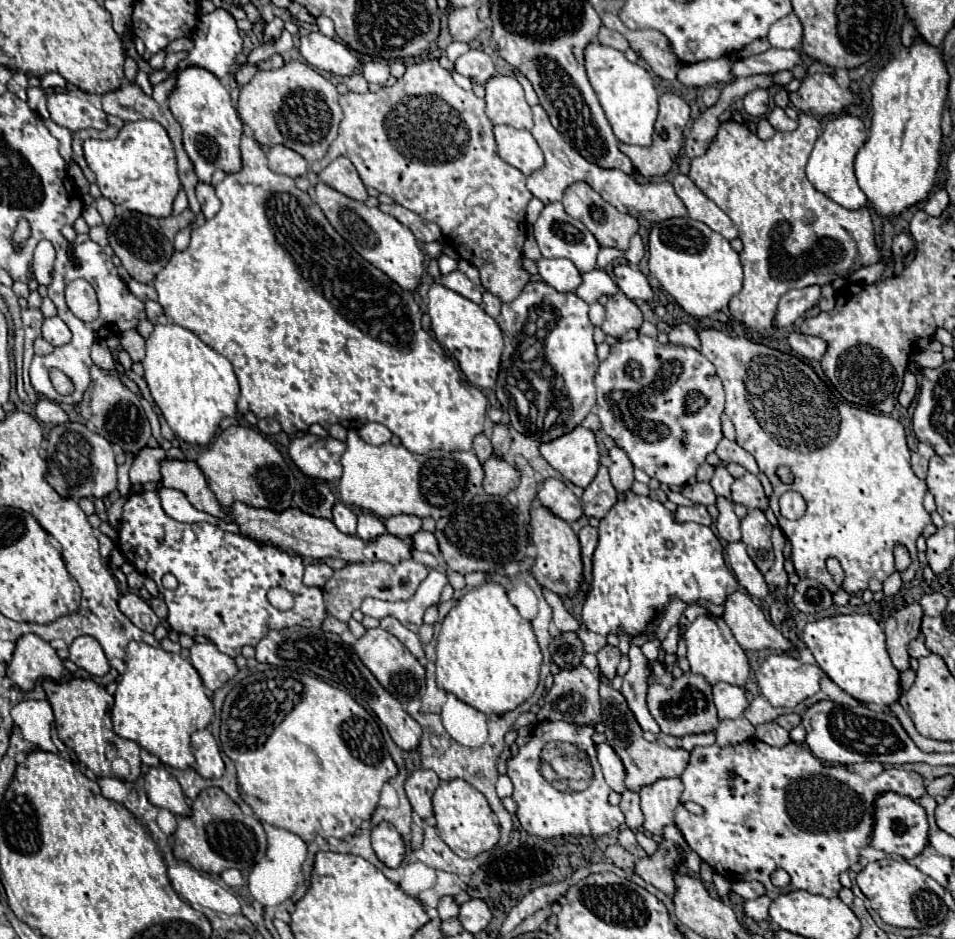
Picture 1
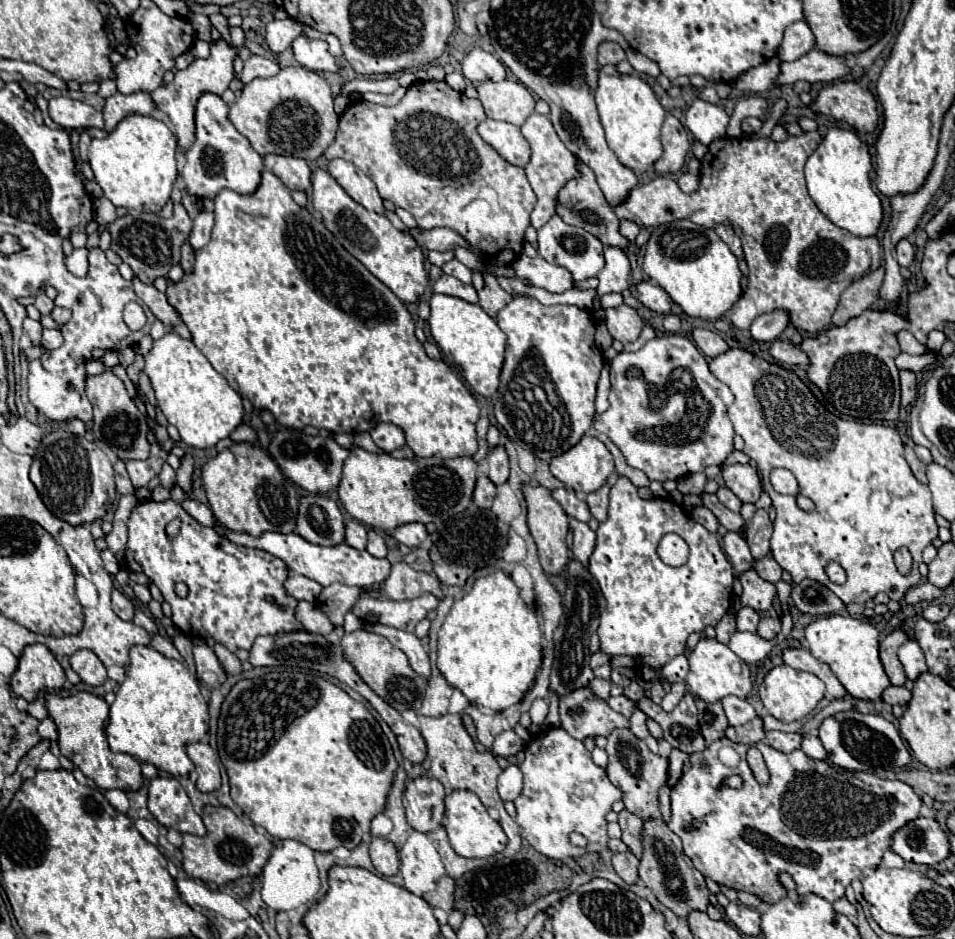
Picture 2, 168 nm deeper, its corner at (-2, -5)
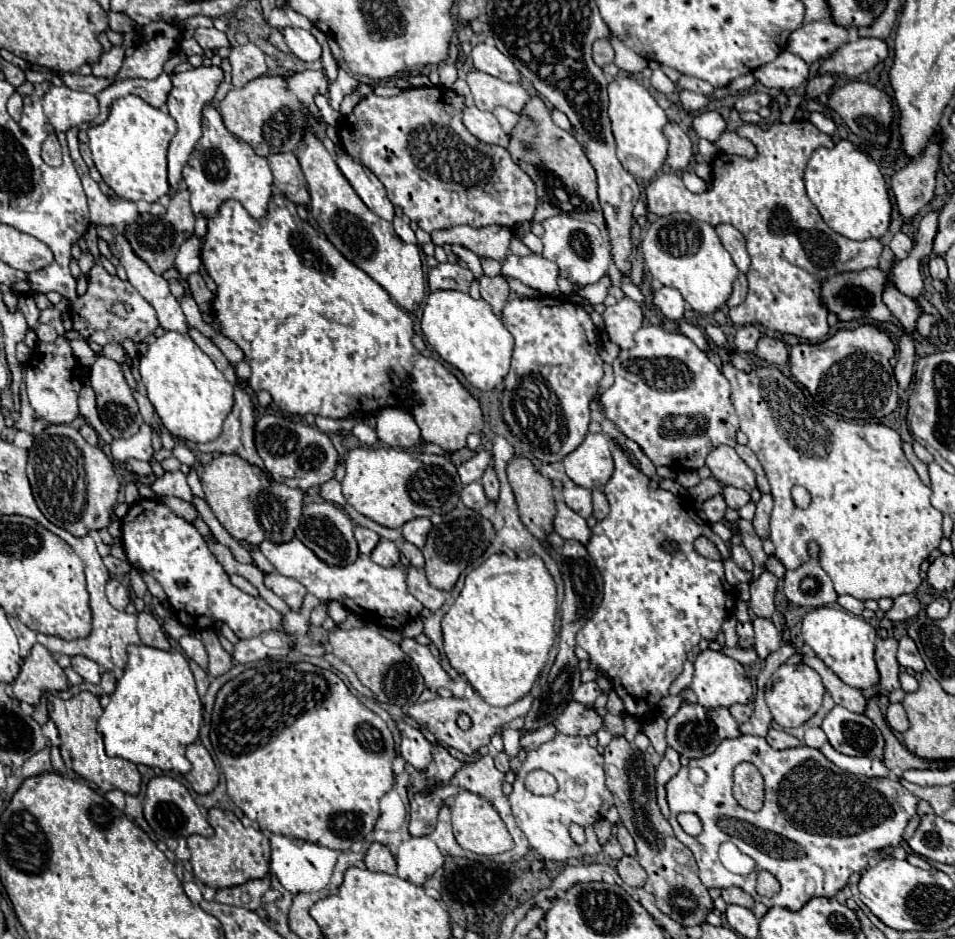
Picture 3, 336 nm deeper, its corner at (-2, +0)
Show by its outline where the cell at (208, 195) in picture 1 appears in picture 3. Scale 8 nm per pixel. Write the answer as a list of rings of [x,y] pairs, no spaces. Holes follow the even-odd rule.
[[[193,235],[189,241],[185,241],[185,245],[181,245],[177,259],[175,259],[175,267],[179,271],[179,275],[187,281],[191,273],[199,271],[201,259],[199,259],[199,249],[201,249],[201,241]]]

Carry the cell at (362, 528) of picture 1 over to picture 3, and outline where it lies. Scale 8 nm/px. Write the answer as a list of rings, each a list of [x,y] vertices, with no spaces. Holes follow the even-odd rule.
[[[381,539],[381,545],[377,545],[371,559],[381,567],[395,567],[401,561],[401,553],[399,553],[399,549],[397,549],[397,545],[393,541]]]

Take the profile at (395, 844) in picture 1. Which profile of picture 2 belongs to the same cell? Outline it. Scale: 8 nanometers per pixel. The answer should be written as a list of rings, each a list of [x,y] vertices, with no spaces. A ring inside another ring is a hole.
[[[373,838],[369,846],[371,862],[383,876],[393,876],[399,872],[399,850],[387,838]]]

